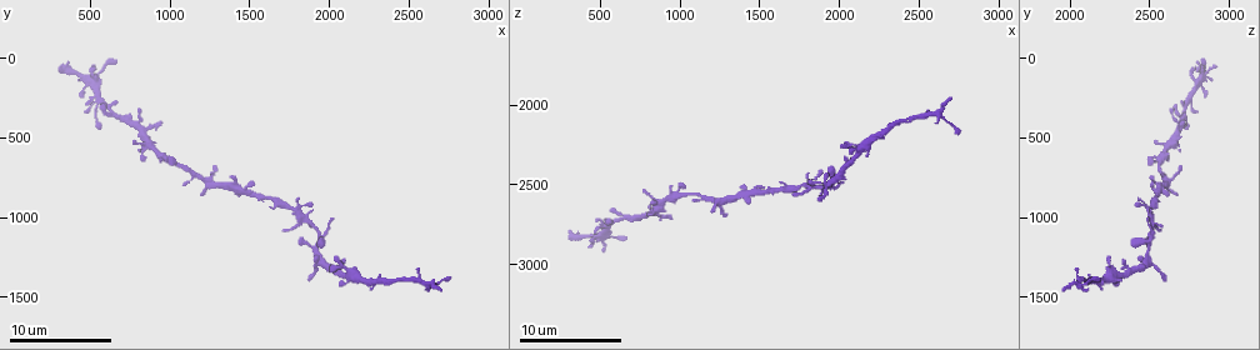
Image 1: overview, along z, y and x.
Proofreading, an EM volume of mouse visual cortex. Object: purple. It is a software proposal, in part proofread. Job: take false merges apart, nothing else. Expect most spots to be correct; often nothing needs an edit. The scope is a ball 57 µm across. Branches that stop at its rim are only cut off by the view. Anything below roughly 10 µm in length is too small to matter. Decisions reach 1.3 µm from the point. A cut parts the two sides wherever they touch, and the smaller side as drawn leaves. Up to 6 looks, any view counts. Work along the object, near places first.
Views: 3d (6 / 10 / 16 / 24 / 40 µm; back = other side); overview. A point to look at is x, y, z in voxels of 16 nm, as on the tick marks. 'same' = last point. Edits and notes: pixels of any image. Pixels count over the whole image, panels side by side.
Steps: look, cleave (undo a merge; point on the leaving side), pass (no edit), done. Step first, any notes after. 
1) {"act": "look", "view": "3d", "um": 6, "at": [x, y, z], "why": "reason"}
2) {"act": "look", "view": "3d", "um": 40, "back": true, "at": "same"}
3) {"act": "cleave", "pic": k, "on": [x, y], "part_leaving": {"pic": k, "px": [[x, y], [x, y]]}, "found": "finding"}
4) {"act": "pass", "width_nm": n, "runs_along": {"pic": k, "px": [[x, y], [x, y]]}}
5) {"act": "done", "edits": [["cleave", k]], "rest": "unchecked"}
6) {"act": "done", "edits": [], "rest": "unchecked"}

{"act": "look", "view": "3d", "um": 16, "at": [580, 280, 2720], "why": "four-way junction"}

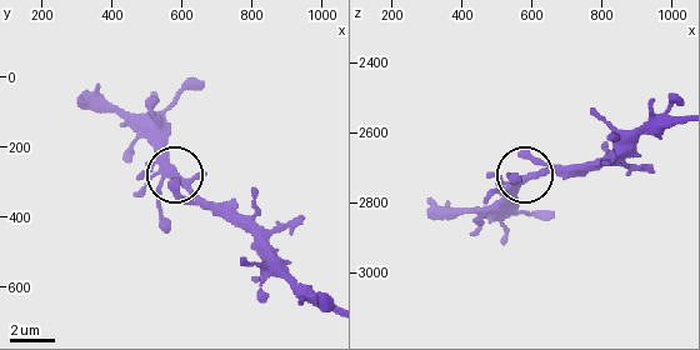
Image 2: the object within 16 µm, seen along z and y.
{"act": "pass", "width_nm": 320, "found": "one neuron here"}

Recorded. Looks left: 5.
{"act": "look", "view": "3d", "um": 10, "at": [1920, 1240, 2480], "why": "four-way junction"}

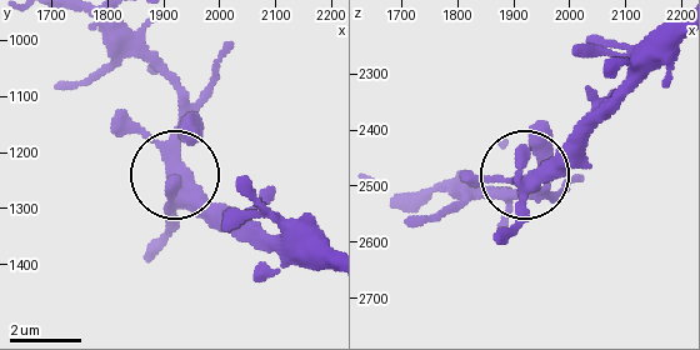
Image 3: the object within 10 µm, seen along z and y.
{"act": "pass", "width_nm": 420, "found": "continuous, no second neuron"}

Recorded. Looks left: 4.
{"act": "look", "view": "3d", "um": 10, "at": [1580, 860, 2520]}

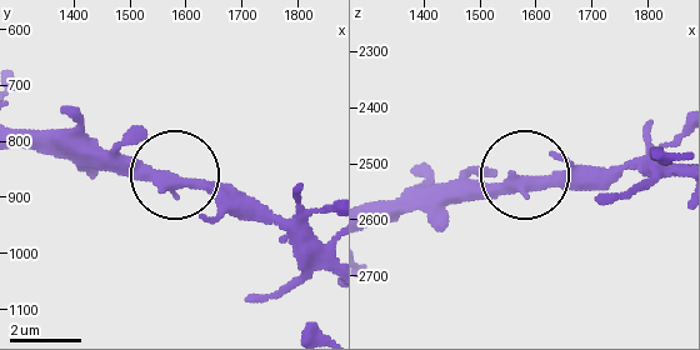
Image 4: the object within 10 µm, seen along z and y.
{"act": "pass", "side_arm_um": 27, "runs_along": {"pic": 4, "px": [[525, 189], [515, 174], [438, 183]]}, "found": "one neuron here"}

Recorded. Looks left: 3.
{"act": "done", "edits": [], "rest": "unchecked"}

